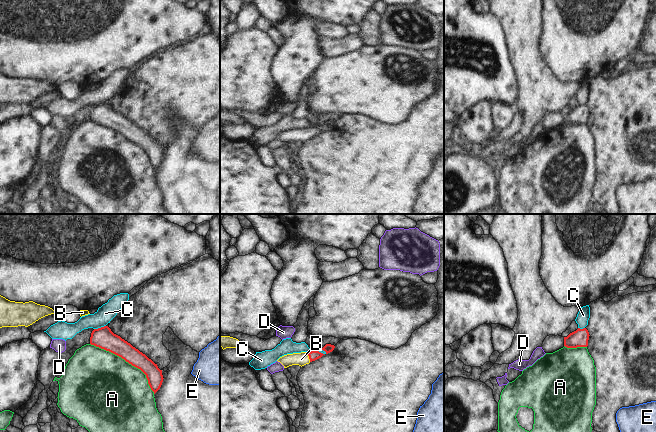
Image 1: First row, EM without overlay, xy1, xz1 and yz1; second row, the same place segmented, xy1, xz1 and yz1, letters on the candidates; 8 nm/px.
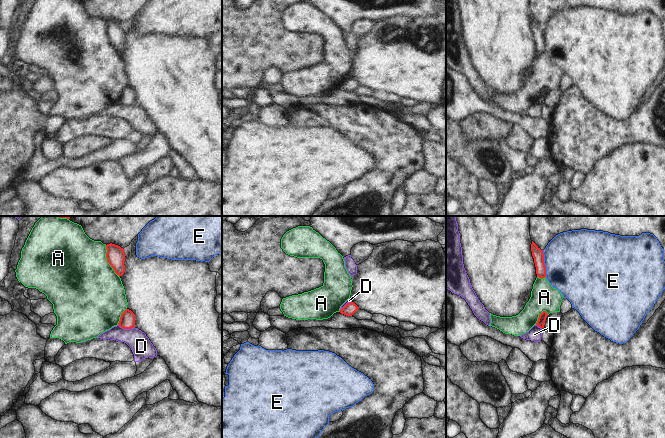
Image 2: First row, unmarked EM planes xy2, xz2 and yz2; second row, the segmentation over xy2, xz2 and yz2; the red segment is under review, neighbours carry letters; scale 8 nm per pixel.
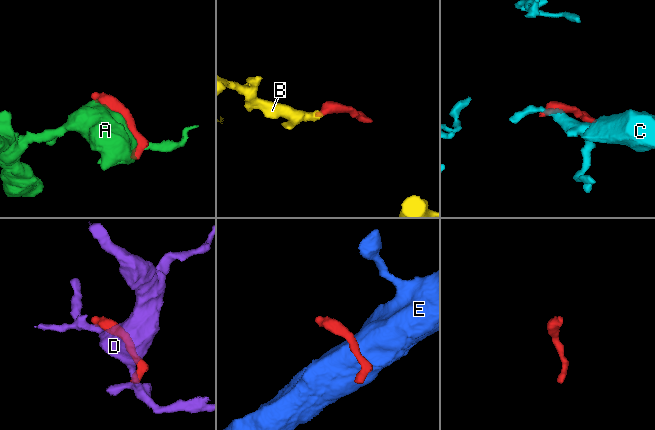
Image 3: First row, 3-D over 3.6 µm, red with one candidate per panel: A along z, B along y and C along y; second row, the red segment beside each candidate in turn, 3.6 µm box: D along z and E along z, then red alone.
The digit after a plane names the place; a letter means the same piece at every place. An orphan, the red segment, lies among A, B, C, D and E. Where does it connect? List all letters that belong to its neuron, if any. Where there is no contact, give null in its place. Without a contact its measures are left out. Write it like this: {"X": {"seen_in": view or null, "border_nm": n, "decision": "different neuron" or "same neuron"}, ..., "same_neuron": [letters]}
{"A": {"seen_in": "xy1", "border_nm": 650, "decision": "different neuron"}, "B": {"seen_in": "xz1", "border_nm": 90, "decision": "same neuron"}, "C": {"seen_in": "xz1", "border_nm": 160, "decision": "different neuron"}, "D": {"seen_in": "xy2", "border_nm": 140, "decision": "different neuron"}, "E": {"seen_in": "yz2", "border_nm": 220, "decision": "different neuron"}, "same_neuron": ["B"]}

